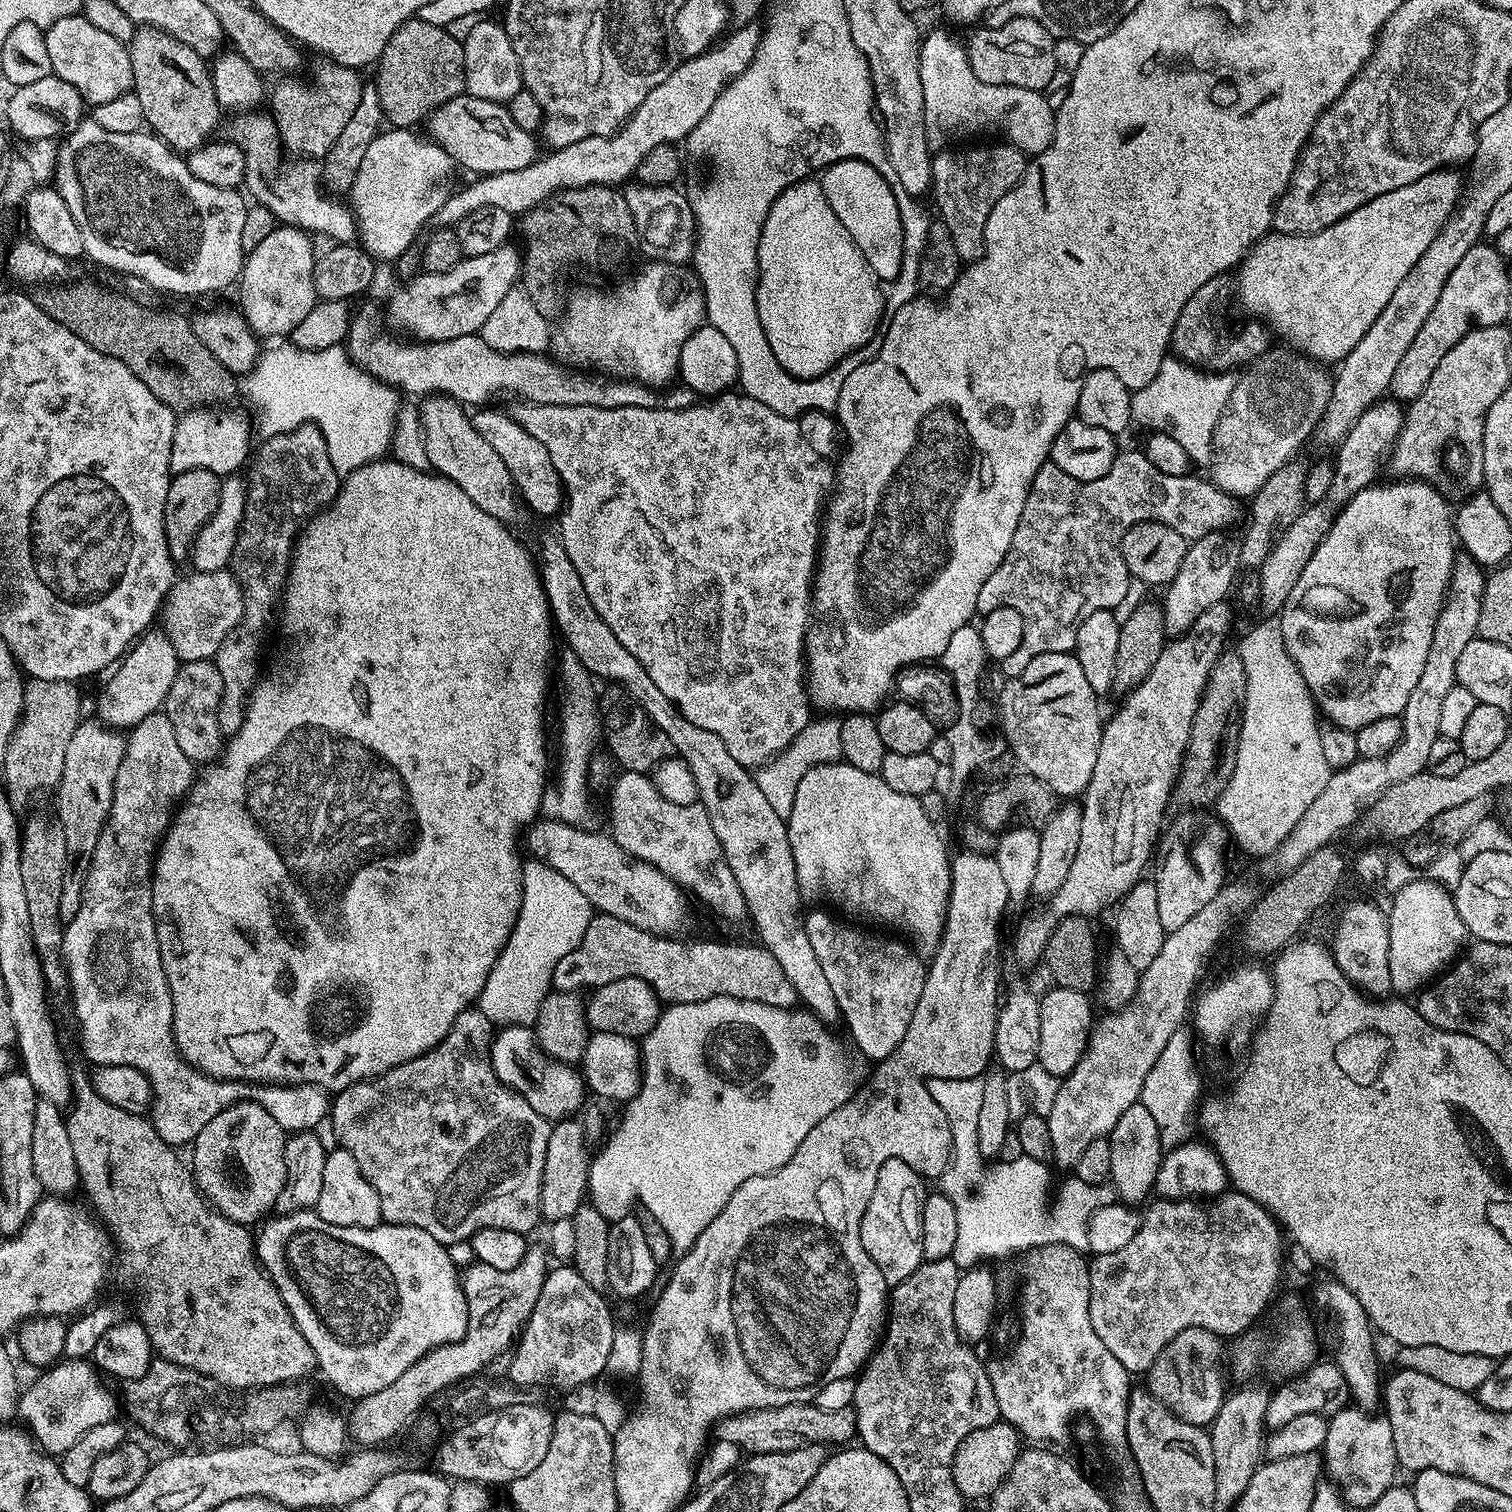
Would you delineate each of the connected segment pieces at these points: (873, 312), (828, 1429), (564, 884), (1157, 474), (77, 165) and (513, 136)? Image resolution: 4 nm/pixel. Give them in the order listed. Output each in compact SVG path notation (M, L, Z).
M809 178L791 184L775 200L759 236L758 258L756 305L759 321L775 358L791 376L815 380L827 375L850 353L875 337L878 316L884 310L880 281L830 207L819 181Z
M815 1403L787 1404L781 1408L759 1408L754 1412L742 1412L720 1421L719 1439L726 1444L734 1444L745 1453L785 1452L798 1450L802 1446L822 1444L825 1446L844 1446L857 1435L856 1413L852 1408L842 1410L822 1410Z
M525 863L522 868L524 885L516 925L494 962L478 1001L480 1012L493 1026L535 1025L538 1010L552 988L556 963L579 946L594 915L586 894L570 878L564 878L547 863L532 863L536 864Z
M1138 450L1138 452L1117 451L1108 473L1094 482L1082 482L1078 478L1070 478L1070 474L1066 474L1063 470L1058 470L1056 464L1051 462L1044 464L1038 470L1038 474L1034 474L1034 482L1030 486L1030 494L1026 498L1026 506L1022 510L1022 518L1018 518L1018 530L1010 533L1008 546L1003 551L1004 557L1002 558L1002 564L998 566L998 570L994 570L994 574L990 574L990 578L986 578L986 583L982 586L982 590L978 590L978 602L976 603L977 613L983 614L990 610L998 610L1002 606L1010 606L1014 610L1018 610L1018 614L1022 614L1022 622L1024 623L1022 646L1018 646L1018 650L1014 650L1014 654L1010 654L1010 658L1003 660L1002 668L1004 668L1005 672L1003 675L1011 678L1022 674L1022 670L1026 670L1026 666L1030 666L1030 662L1034 662L1034 658L1038 658L1042 654L1072 652L1073 649L1075 649L1076 639L1078 638L1078 626L1082 626L1082 622L1086 622L1086 618L1090 618L1090 614L1094 614L1094 610L1119 609L1119 604L1128 596L1128 584L1130 585L1126 562L1122 558L1120 540L1130 526L1134 526L1143 520L1162 522L1166 526L1178 530L1178 534L1182 534L1184 540L1191 542L1202 538L1206 534L1215 532L1221 527L1220 523L1223 522L1228 514L1228 503L1230 503L1228 493L1217 488L1211 479L1204 478L1204 480L1199 480L1199 478L1193 476L1193 474L1180 477L1164 474L1161 470L1156 469L1154 465L1147 460L1145 453L1140 450Z
M84 118L67 133L66 139L68 141L65 144L61 143L56 153L54 187L70 210L70 214L74 216L74 222L78 222L78 234L82 236L84 256L87 259L92 259L94 263L101 264L104 268L113 268L116 272L137 276L142 283L149 284L160 292L173 292L176 296L202 296L206 292L220 292L231 284L233 287L239 281L246 255L242 246L242 226L246 222L246 200L243 195L239 196L236 188L210 186L194 178L185 161L173 149L169 148L163 140L155 138L144 130L128 134L112 134L102 130L91 118Z
M467 94L454 98L442 106L432 109L427 117L427 135L451 156L457 165L477 177L506 174L522 170L537 159L533 133L522 130L514 123L504 104L479 100Z

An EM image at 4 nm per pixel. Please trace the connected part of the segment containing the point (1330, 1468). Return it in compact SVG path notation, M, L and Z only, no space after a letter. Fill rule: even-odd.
M1349 1406L1328 1420L1328 1433L1322 1449L1322 1456L1326 1461L1326 1472L1327 1475L1328 1472L1332 1475L1330 1477L1331 1483L1340 1493L1341 1499L1344 1500L1345 1504L1349 1504L1353 1510L1371 1509L1372 1504L1378 1502L1378 1498L1382 1498L1382 1494L1386 1494L1386 1490L1397 1483L1398 1465L1392 1431L1388 1423L1375 1424L1372 1419L1374 1419L1373 1413L1365 1412L1359 1406Z

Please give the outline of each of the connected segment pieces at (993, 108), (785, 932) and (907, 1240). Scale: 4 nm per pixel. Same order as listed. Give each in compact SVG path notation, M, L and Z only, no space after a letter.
M938 32L927 33L920 46L920 73L924 125L933 149L943 149L951 136L972 136L975 132L993 132L1025 154L1041 152L1052 144L1056 113L1048 104L1048 96L1034 88L984 84L976 78L961 41L959 44Z
M680 712L676 713L672 718L672 724L668 724L668 730L663 730L663 733L670 738L679 759L684 760L690 768L697 790L697 799L710 818L710 824L718 837L719 845L722 846L723 856L726 858L727 865L730 866L730 872L739 889L742 890L745 909L758 930L759 943L777 959L779 966L785 971L786 978L794 986L799 1001L802 1004L804 1002L803 1005L823 1023L831 1024L830 1022L836 1020L838 1022L840 1013L837 999L834 998L830 982L827 981L821 963L814 954L814 948L809 943L809 935L805 932L800 914L797 914L802 893L797 882L796 863L793 852L790 850L785 819L775 813L762 790L758 789L753 773L731 757L725 743L716 734L694 726Z
M887 1160L878 1170L878 1178L874 1186L874 1194L870 1194L870 1202L866 1206L866 1214L862 1214L860 1233L862 1234L862 1246L866 1254L882 1270L882 1278L890 1286L901 1284L918 1266L924 1263L922 1254L922 1214L924 1213L924 1197L926 1195L925 1181L914 1169L906 1166L901 1160Z

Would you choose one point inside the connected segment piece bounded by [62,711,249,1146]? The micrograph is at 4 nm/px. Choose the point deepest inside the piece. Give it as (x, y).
(124, 1020)

